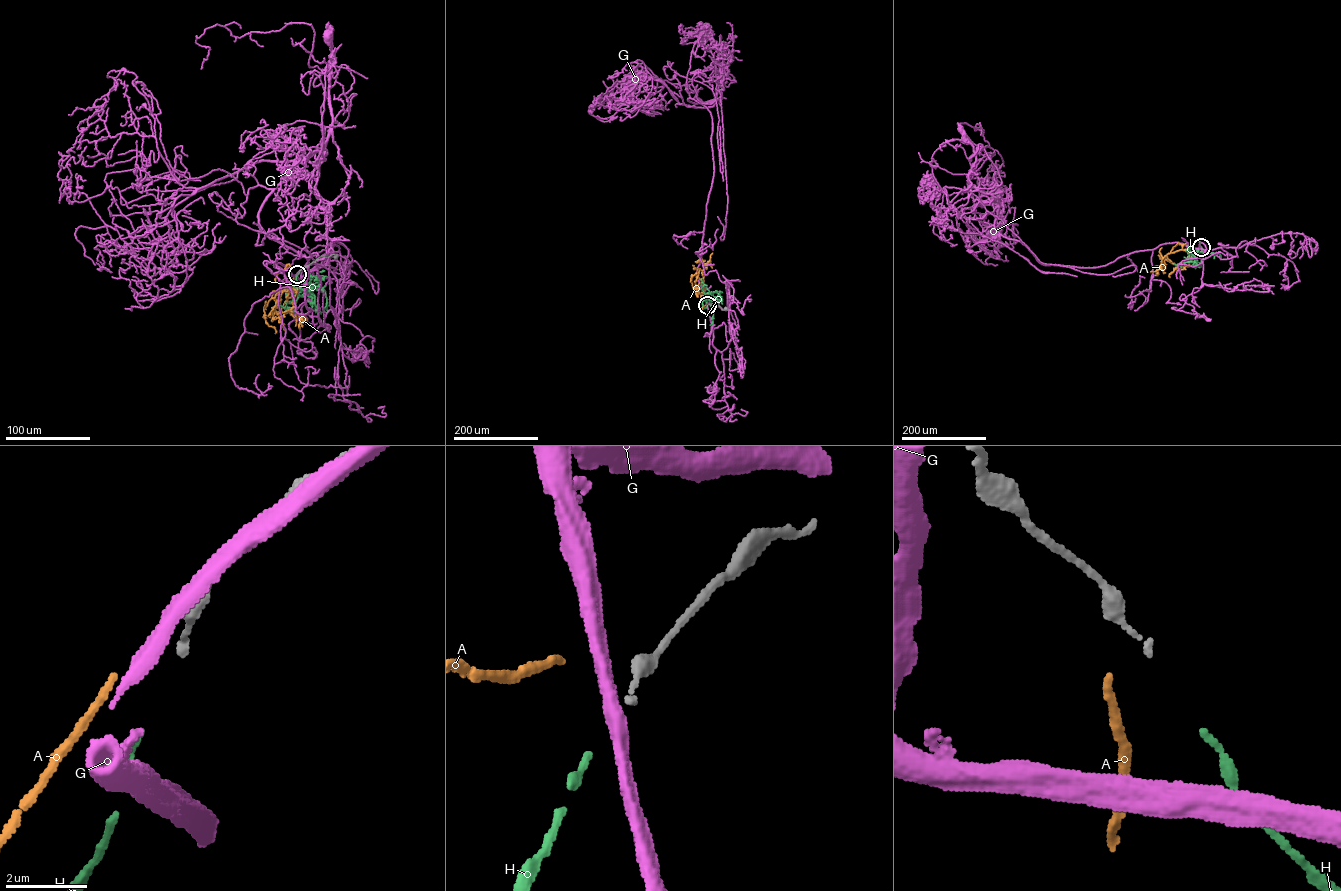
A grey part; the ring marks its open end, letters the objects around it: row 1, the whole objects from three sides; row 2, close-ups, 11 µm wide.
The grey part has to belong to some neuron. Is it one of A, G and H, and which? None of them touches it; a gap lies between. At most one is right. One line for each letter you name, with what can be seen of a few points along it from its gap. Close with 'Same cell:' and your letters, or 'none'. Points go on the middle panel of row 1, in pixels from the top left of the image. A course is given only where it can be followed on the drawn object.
H: it runs (707, 306), (701, 310), (702, 302), (707, 300), (702, 290), (706, 299), (711, 299), (707, 288)
Same cell: H

